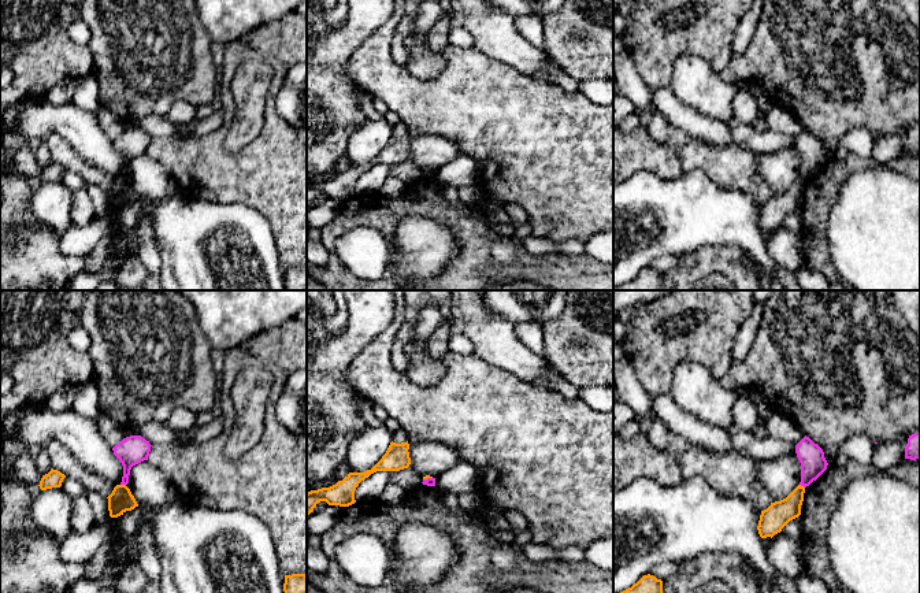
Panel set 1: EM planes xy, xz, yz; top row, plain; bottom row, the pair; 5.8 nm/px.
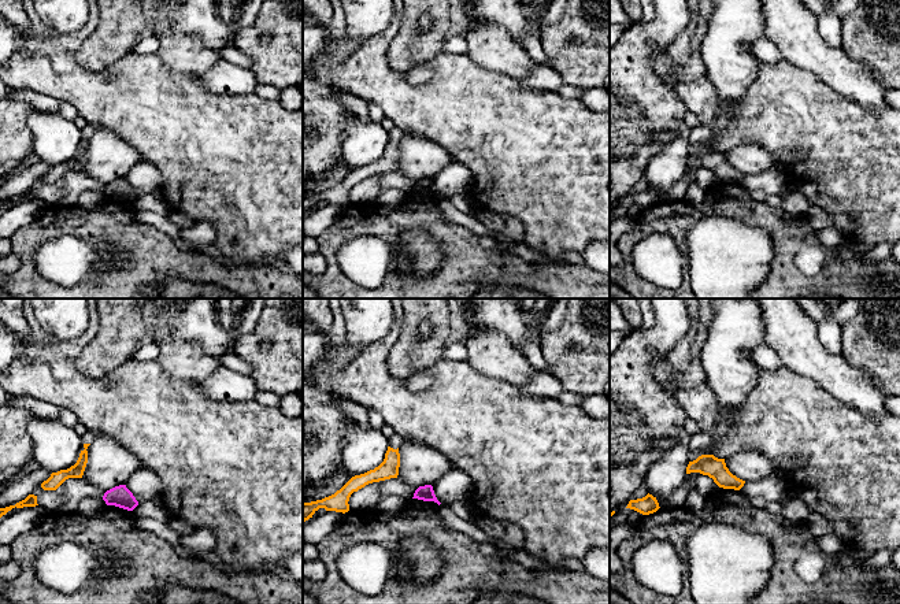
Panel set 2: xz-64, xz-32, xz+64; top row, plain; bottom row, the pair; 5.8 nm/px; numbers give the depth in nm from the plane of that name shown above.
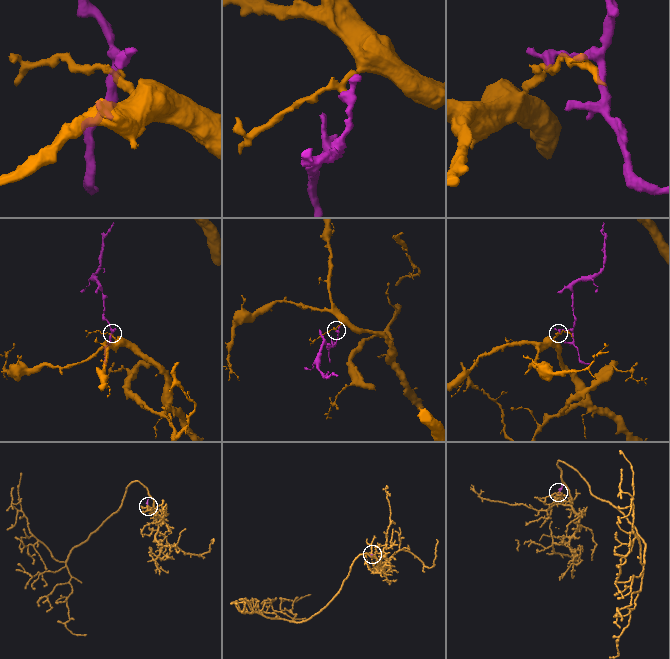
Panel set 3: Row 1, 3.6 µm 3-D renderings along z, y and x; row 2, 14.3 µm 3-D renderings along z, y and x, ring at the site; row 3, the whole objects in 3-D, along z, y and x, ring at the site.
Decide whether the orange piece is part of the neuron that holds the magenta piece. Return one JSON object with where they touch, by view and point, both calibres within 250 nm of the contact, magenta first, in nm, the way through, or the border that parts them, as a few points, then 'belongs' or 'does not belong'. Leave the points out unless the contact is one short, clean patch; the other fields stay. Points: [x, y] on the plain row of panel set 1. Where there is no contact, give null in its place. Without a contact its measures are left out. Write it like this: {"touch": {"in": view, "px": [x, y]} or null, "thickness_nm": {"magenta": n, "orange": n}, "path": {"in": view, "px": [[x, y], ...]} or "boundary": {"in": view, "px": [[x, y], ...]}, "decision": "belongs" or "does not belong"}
{"touch": {"in": "xy", "px": [123, 177]}, "thickness_nm": {"magenta": 170, "orange": 140}, "boundary": {"in": "xy", "px": [[121, 177], [125, 178]]}, "decision": "does not belong"}

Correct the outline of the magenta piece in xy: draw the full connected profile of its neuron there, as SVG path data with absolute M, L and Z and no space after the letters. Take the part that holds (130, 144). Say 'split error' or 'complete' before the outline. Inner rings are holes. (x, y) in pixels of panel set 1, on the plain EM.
complete; M130 129L116 137L112 144L123 159L123 170L120 178L129 177L129 168L133 159L148 153L151 137L141 129Z

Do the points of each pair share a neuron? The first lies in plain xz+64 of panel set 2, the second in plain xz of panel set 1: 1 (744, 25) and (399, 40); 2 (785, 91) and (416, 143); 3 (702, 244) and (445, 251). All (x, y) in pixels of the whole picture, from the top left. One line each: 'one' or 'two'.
1: two
2: two
3: one

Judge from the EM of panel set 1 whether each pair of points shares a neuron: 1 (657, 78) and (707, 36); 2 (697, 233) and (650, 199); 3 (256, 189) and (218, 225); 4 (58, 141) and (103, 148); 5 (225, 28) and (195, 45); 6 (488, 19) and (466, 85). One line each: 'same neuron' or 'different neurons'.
1: same neuron
2: same neuron
3: different neurons
4: different neurons
5: different neurons
6: different neurons

